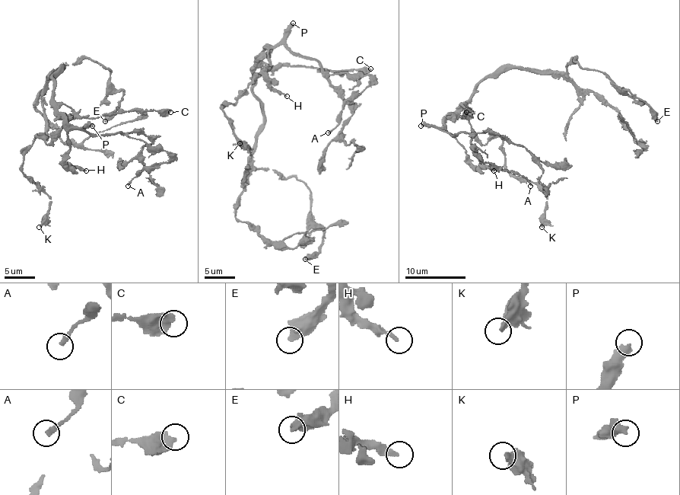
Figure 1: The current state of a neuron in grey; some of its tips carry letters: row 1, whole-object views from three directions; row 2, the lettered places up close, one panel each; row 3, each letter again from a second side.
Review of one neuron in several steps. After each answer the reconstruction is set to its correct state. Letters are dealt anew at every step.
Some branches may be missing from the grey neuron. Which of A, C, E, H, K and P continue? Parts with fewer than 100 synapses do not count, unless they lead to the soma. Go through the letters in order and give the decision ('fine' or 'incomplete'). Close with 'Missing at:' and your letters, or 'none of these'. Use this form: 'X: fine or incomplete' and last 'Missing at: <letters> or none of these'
A: fine
C: fine
E: fine
H: fine
K: incomplete
P: fine
Missing at: K

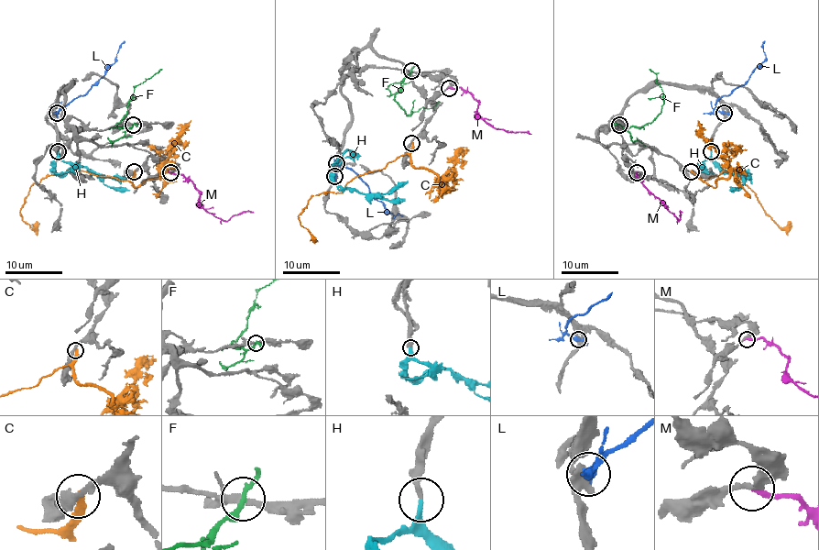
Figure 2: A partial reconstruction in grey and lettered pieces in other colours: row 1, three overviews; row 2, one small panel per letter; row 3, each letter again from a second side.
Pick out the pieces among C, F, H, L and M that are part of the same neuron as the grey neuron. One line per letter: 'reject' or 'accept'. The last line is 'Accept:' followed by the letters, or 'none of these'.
C: reject
F: reject
H: accept
L: reject
M: reject
Accept: H

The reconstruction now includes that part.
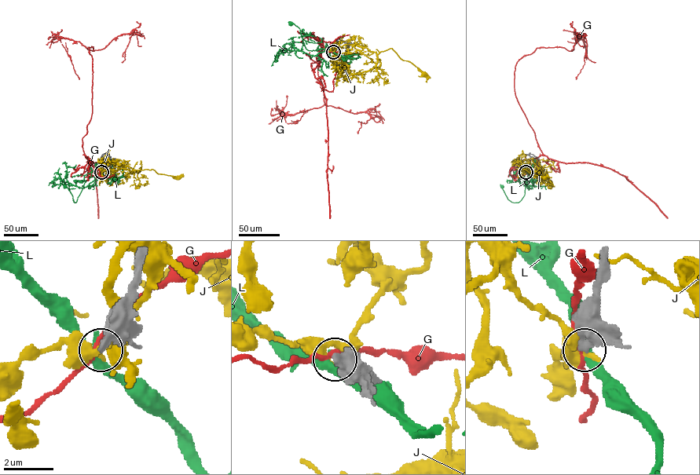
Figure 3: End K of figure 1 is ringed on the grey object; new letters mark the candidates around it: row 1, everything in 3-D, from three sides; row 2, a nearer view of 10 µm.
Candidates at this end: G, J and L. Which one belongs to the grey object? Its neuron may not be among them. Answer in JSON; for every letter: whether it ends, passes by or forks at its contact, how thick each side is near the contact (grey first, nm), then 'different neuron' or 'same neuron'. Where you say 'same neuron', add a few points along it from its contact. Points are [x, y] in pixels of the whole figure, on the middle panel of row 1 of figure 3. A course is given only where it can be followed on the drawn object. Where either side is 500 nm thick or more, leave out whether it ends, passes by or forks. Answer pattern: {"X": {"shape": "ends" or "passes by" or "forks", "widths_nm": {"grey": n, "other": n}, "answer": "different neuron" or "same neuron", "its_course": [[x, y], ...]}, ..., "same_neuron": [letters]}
{"G": {"shape": "passes by", "widths_nm": {"grey": 460, "other": 240}, "answer": "different neuron"}, "J": {"widths_nm": {"grey": 700, "other": 380}, "answer": "different neuron"}, "L": {"shape": "passes by", "widths_nm": {"grey": 300, "other": 360}, "answer": "different neuron"}, "same_neuron": []}

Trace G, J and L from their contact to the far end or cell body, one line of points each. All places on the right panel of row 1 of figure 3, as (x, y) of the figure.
G: (525, 171), (515, 169), (542, 152), (515, 96), (517, 61), (537, 48), (572, 51), (583, 38), (576, 79)
J: (525, 171), (522, 161), (520, 164), (529, 171), (522, 169), (544, 177)
L: (525, 172), (520, 166), (518, 173), (523, 176), (525, 188), (524, 195), (518, 202), (509, 200), (502, 186)

